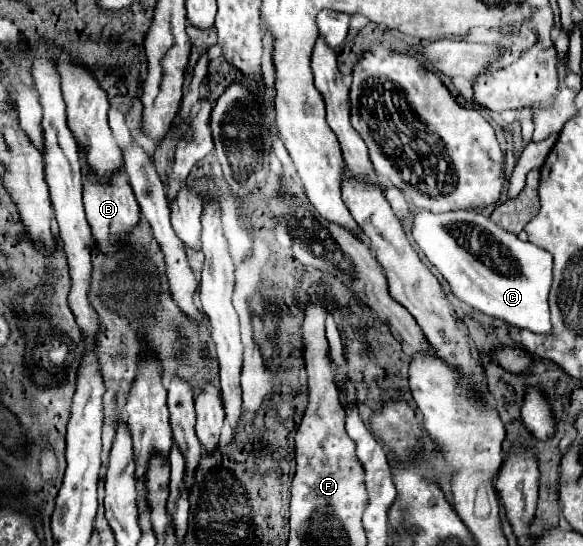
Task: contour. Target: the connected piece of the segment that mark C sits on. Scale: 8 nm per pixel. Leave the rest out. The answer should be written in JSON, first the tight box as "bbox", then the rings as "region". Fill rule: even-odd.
{"bbox":[413,210,553,334],"region":[[[431,210],[417,212],[413,218],[413,238],[417,246],[423,250],[423,254],[429,258],[429,262],[443,274],[443,278],[449,282],[453,294],[469,304],[471,308],[499,318],[511,326],[517,326],[521,330],[531,330],[535,334],[551,334],[551,314],[549,314],[549,292],[553,284],[553,262],[551,254],[541,250],[539,246],[531,242],[523,242],[517,238],[517,234],[503,230],[497,226],[489,216],[473,214],[467,210],[449,210],[435,214]],[[469,228],[481,228],[489,232],[501,246],[507,246],[517,266],[517,276],[503,276],[497,270],[485,266],[477,256],[473,256],[467,250],[467,230]]]}

